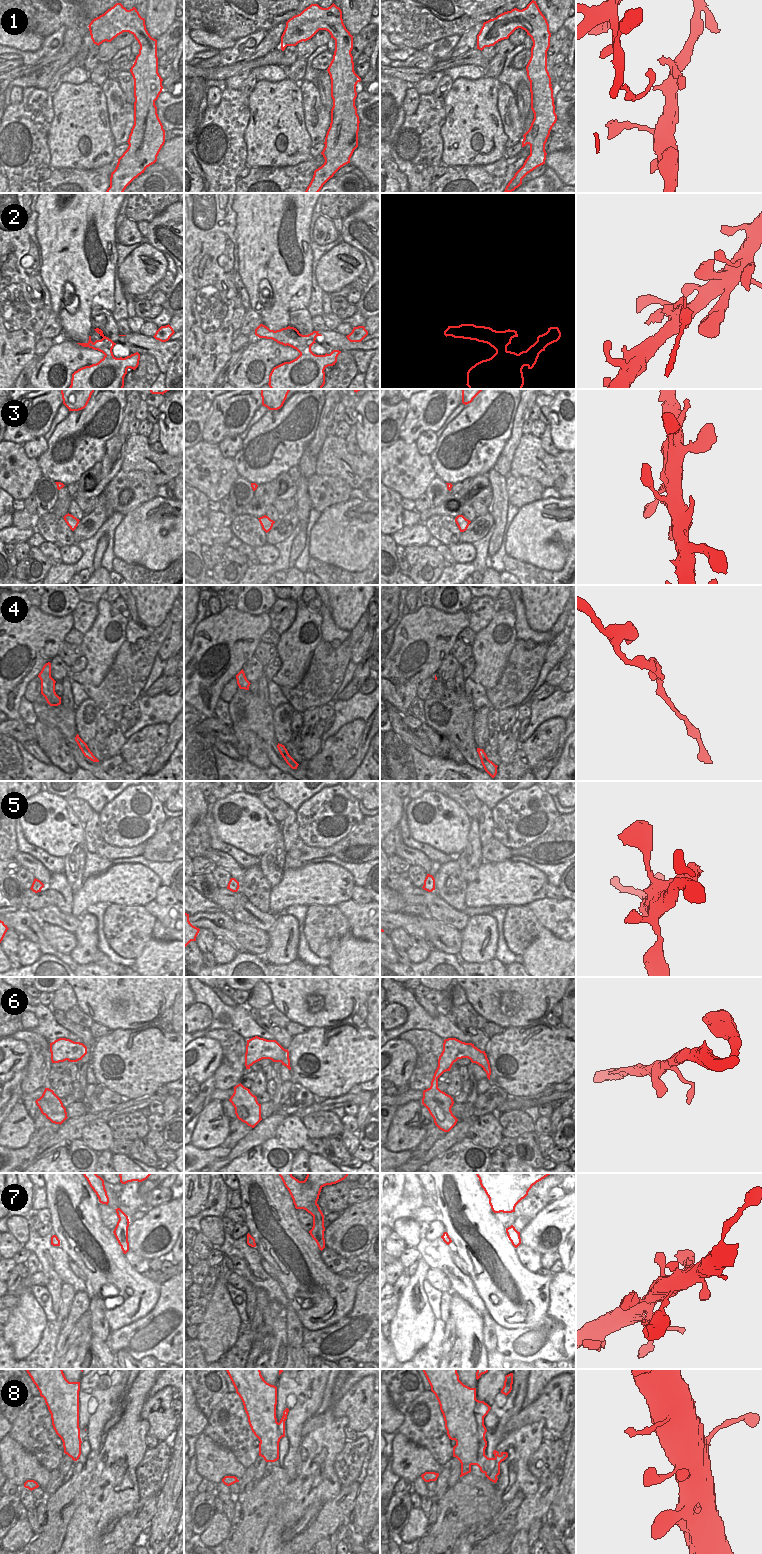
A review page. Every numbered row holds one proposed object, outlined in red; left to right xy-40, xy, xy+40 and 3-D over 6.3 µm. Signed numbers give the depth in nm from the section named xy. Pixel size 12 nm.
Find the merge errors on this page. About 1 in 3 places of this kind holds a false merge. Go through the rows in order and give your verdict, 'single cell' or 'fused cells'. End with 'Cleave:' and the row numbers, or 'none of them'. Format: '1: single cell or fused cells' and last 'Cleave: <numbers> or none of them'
1: fused cells
2: fused cells
3: single cell
4: fused cells
5: single cell
6: single cell
7: single cell
8: single cell
Cleave: 1, 2, 4

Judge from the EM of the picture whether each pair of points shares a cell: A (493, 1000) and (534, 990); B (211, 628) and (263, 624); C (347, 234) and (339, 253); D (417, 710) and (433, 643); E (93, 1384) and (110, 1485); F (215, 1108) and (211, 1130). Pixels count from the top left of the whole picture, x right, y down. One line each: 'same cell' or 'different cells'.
A: same cell
B: same cell
C: different cells
D: different cells
E: different cells
F: same cell

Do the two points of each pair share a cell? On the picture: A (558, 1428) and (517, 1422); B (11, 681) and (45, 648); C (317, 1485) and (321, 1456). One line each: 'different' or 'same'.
A: same
B: same
C: same

